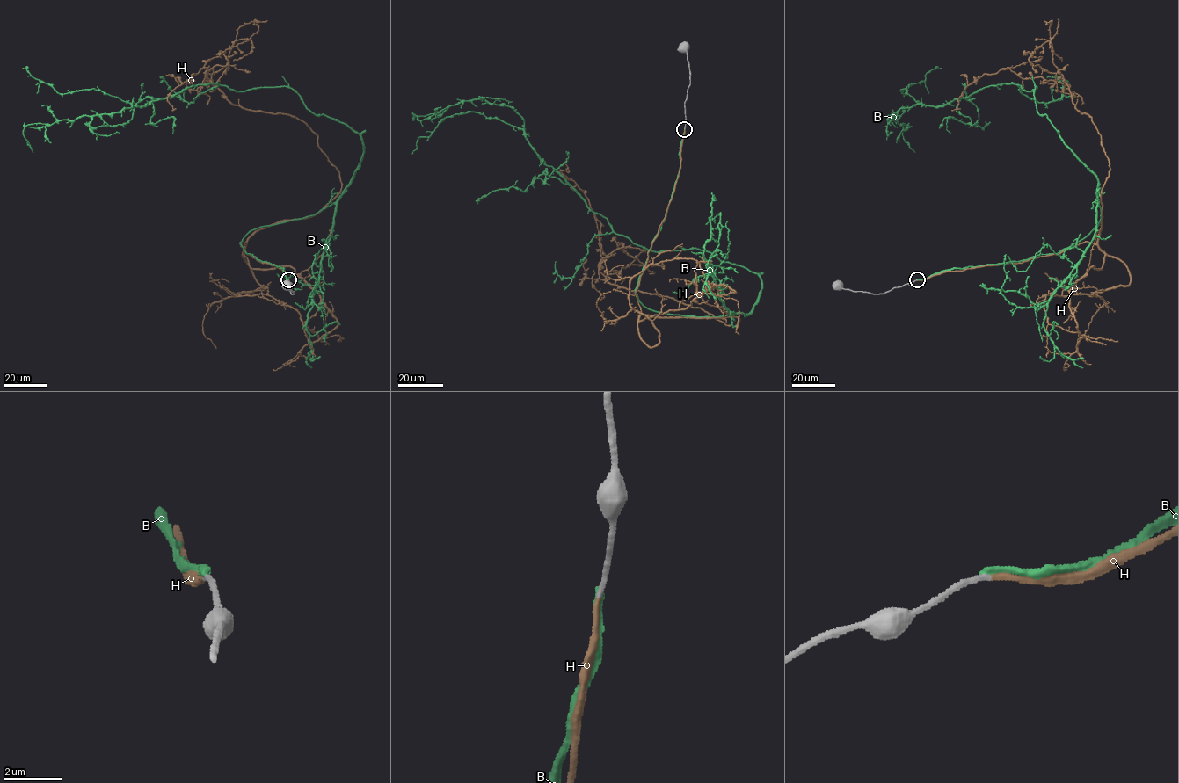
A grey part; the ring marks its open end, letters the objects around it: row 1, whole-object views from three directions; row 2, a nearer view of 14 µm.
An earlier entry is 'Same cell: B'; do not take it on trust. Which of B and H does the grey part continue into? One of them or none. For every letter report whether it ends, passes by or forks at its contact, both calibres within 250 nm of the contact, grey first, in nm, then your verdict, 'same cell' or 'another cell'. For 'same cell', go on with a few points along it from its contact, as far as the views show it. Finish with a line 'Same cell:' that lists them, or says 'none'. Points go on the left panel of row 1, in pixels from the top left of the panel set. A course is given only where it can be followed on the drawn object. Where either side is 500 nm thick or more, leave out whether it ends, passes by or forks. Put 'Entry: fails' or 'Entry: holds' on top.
Entry: fails
B: it ends there; 190 nm thick on the grey side, 240 nm on the other; another cell
H: it ends there; 170 nm thick on the grey side, 180 nm on the other; same cell; it runs (288, 279), (240, 245), (340, 191), (317, 136), (234, 105), (206, 68), (173, 90), (171, 110)
Same cell: H

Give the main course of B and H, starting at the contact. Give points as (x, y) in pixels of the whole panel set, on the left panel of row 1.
B: (288, 279), (240, 242), (333, 204), (363, 151), (292, 89), (200, 84), (27, 124), (32, 152)
H: (288, 279), (240, 245), (340, 191), (317, 136), (234, 105), (206, 68), (173, 90), (171, 110)

